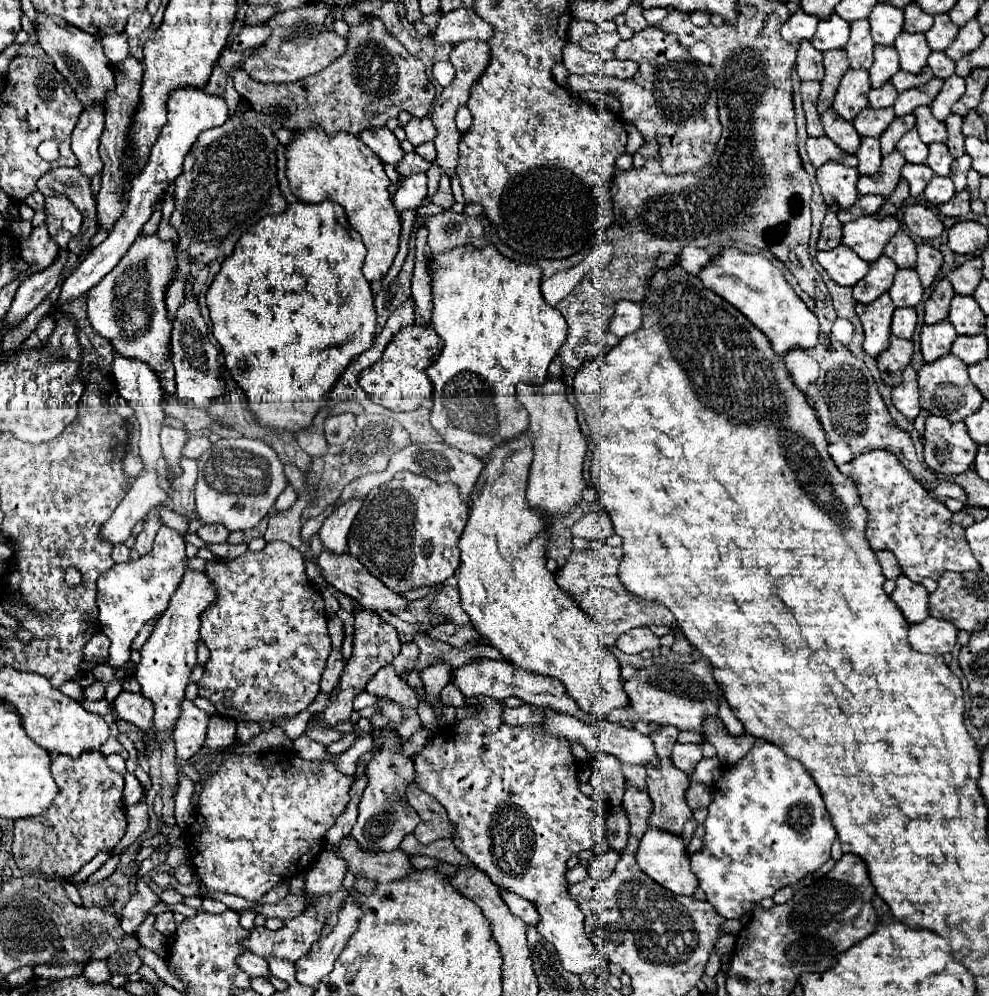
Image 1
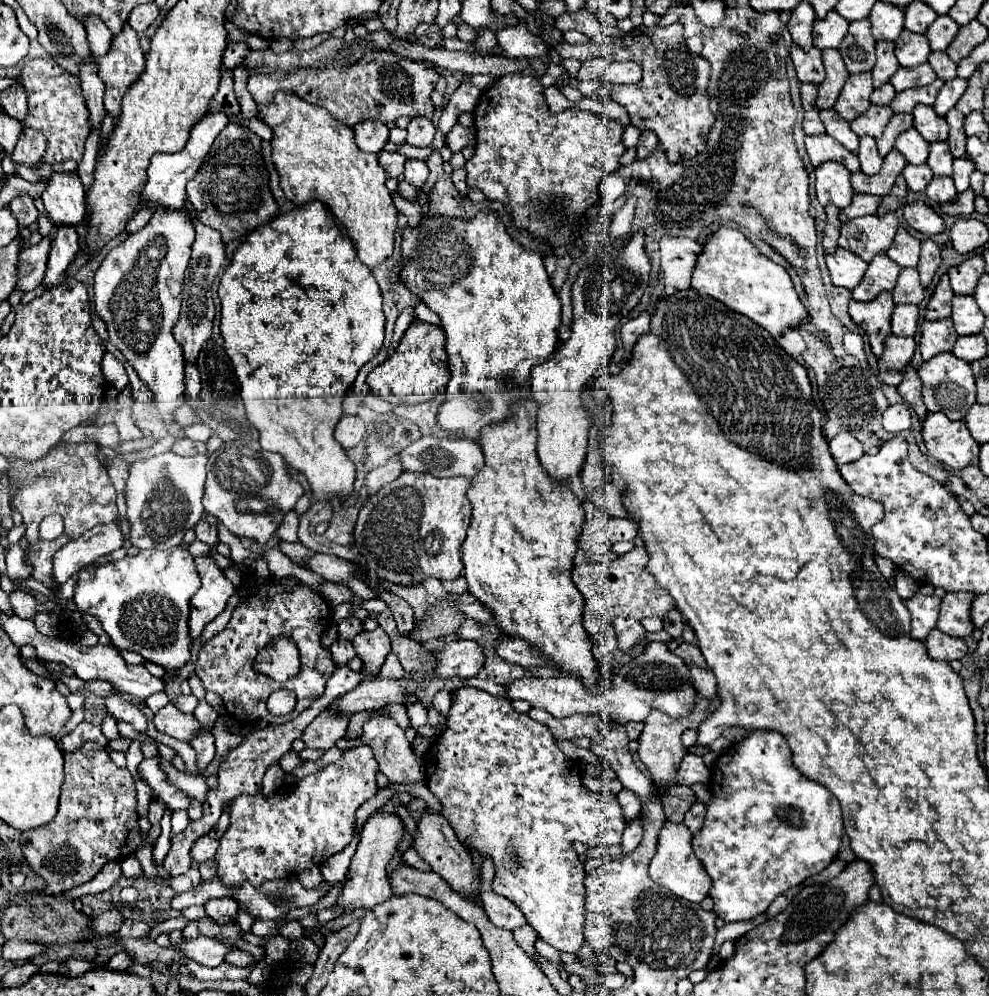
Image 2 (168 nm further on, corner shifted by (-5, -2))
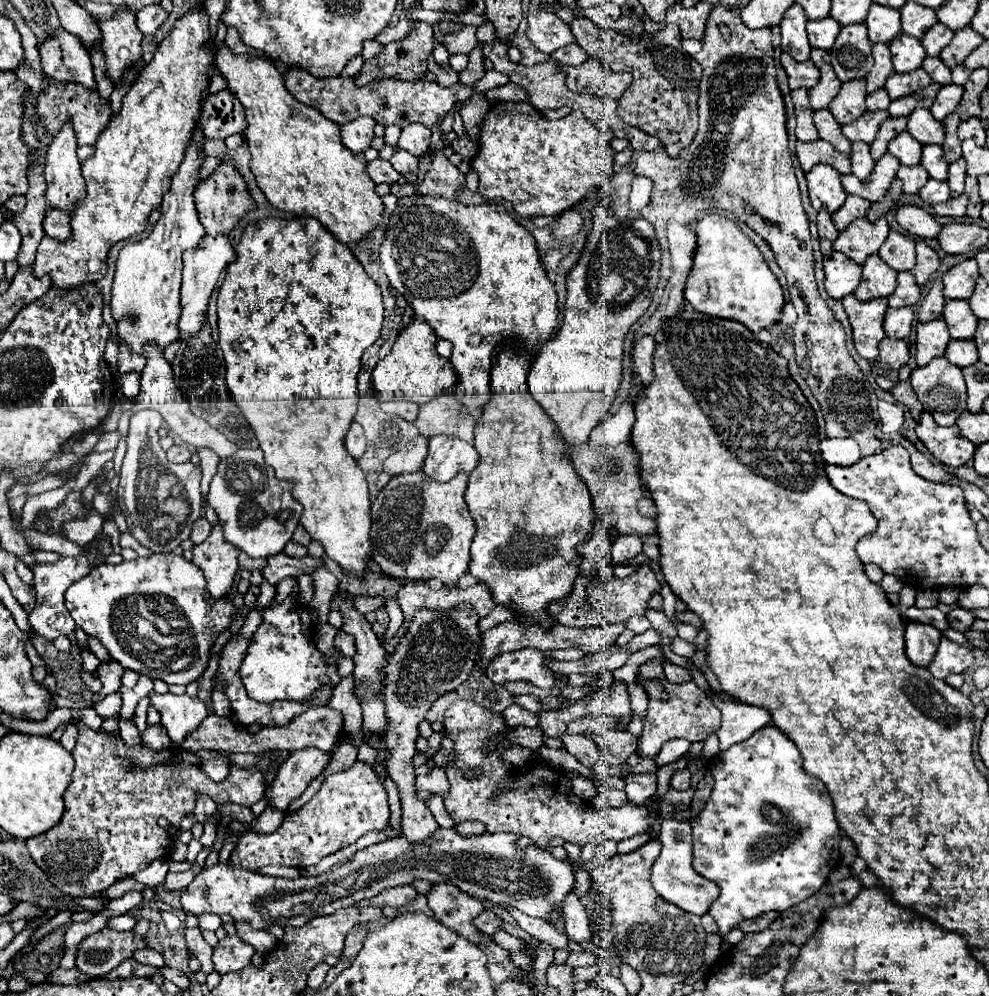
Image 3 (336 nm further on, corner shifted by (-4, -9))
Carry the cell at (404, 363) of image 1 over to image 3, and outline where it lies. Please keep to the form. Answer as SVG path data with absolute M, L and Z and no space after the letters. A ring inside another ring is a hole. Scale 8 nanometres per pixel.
M412 321L396 339L390 355L382 359L372 371L372 385L380 401L412 401L428 403L432 397L446 393L454 387L456 373L452 363L438 355L436 335L426 321Z

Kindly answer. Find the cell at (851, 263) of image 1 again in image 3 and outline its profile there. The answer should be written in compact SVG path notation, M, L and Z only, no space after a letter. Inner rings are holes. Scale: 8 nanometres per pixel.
M834 251L830 257L824 259L824 271L826 271L826 293L832 299L844 299L846 295L852 295L862 275L862 267L838 251Z

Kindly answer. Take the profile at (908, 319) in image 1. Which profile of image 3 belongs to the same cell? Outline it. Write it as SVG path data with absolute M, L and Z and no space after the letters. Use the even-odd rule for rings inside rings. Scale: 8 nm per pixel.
M912 307L904 309L888 309L884 317L884 331L890 339L906 339L912 333L912 319L914 311Z

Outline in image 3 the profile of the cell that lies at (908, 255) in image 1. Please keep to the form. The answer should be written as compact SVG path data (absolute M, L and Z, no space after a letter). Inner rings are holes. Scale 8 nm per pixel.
M890 231L886 243L880 247L880 257L896 271L912 271L916 265L914 241L900 231Z

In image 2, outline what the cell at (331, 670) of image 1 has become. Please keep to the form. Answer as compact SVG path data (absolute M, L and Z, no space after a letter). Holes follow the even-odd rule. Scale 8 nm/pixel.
M339 638L331 644L331 658L335 664L347 664L353 656L355 656L355 650L353 650L353 644L349 640Z

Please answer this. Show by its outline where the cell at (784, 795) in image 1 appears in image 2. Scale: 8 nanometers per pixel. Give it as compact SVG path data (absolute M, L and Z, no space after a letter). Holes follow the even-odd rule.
M757 730L757 732L751 732L749 736L745 736L743 740L731 744L731 748L727 752L723 752L717 760L715 760L715 766L711 768L711 782L709 782L709 790L711 790L711 796L713 800L707 804L707 814L705 814L705 822L703 822L703 828L699 830L697 836L693 836L693 852L695 856L701 860L703 868L707 870L707 874L711 876L713 880L713 886L711 886L711 892L709 896L713 898L715 902L715 908L713 912L725 920L725 922L739 922L739 920L751 920L755 918L757 914L763 914L767 910L767 906L779 896L783 894L785 890L793 888L793 886L799 886L803 884L807 878L819 874L821 870L825 870L837 856L839 852L839 846L841 846L841 838L843 838L843 820L841 820L841 806L839 806L839 800L823 786L823 784L817 784L813 780L809 780L807 776L803 776L795 766L793 766L793 760L791 760L791 748L785 740L783 734L775 732L775 730Z

